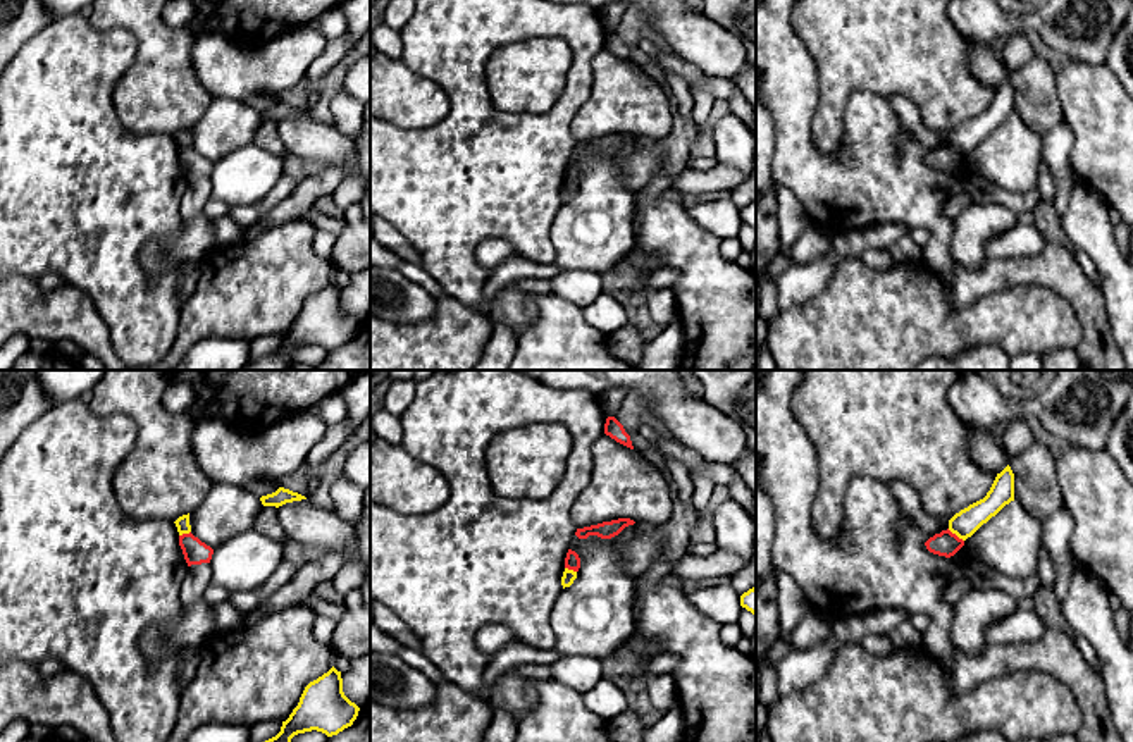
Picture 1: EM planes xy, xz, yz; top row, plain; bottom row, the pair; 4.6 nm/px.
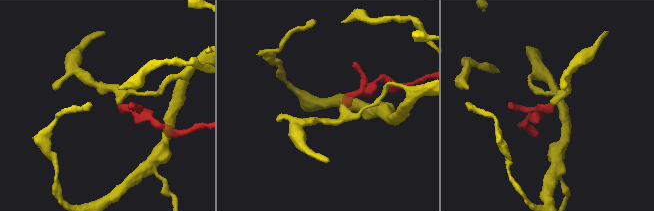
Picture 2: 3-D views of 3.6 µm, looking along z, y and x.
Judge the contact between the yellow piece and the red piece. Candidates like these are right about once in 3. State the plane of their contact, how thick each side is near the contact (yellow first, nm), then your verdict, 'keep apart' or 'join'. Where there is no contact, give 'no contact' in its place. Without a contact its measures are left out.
meets yellow in yz; 120 nm thick on the yellow side, 120 nm on the other; keep apart

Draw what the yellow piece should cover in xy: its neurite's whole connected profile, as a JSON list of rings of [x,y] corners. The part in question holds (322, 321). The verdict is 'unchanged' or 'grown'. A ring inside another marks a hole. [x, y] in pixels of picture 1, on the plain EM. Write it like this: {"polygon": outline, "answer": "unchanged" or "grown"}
{"polygon": [[[332,281],[305,301],[298,320],[282,336],[281,346],[258,360],[248,362],[243,370],[289,370],[294,365],[291,358],[294,349],[312,344],[327,351],[337,349],[353,339],[358,325],[360,322],[343,306],[341,286]]], "answer": "unchanged"}

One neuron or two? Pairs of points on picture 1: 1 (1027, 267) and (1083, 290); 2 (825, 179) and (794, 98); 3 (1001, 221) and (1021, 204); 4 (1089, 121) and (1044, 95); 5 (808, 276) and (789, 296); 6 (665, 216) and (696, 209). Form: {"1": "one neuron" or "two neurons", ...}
{"1": "one neuron", "2": "one neuron", "3": "two neurons", "4": "two neurons", "5": "one neuron", "6": "two neurons"}

